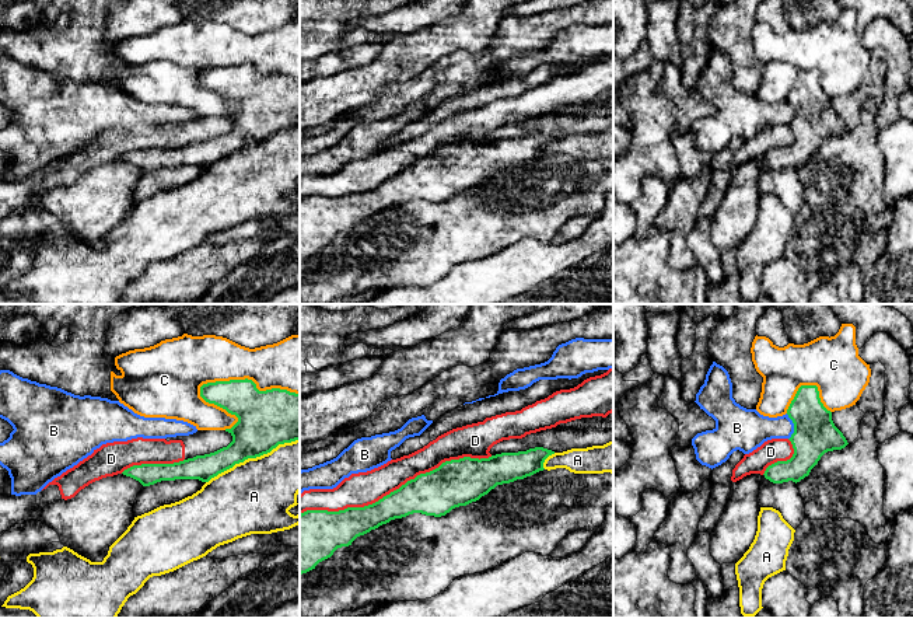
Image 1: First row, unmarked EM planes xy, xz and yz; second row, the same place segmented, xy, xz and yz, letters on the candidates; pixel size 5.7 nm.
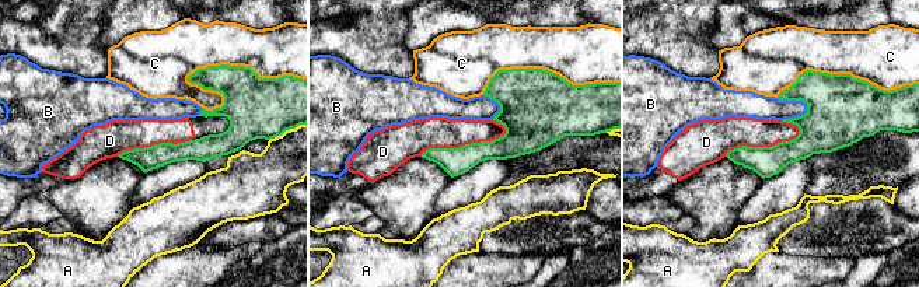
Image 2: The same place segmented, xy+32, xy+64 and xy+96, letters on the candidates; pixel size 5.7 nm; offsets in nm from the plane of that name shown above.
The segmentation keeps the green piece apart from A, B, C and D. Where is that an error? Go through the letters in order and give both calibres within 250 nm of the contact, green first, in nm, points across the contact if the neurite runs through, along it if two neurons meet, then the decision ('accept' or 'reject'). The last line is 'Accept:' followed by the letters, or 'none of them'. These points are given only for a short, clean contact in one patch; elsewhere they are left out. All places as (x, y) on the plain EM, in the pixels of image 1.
A: 320/420 nm | reject
B: 240/200 nm | reject
C: 320/300 nm | reject
D: 260/190 nm | accept
Accept: D

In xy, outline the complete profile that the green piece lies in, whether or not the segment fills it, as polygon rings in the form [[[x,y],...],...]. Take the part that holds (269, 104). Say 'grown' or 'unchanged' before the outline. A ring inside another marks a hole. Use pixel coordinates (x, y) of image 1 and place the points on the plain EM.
unchanged; [[[245,64],[203,70],[200,83],[238,104],[231,115],[225,115],[232,122],[227,133],[174,150],[133,151],[122,160],[143,172],[175,165],[209,168],[235,150],[300,126],[300,80],[280,74],[259,77]]]

